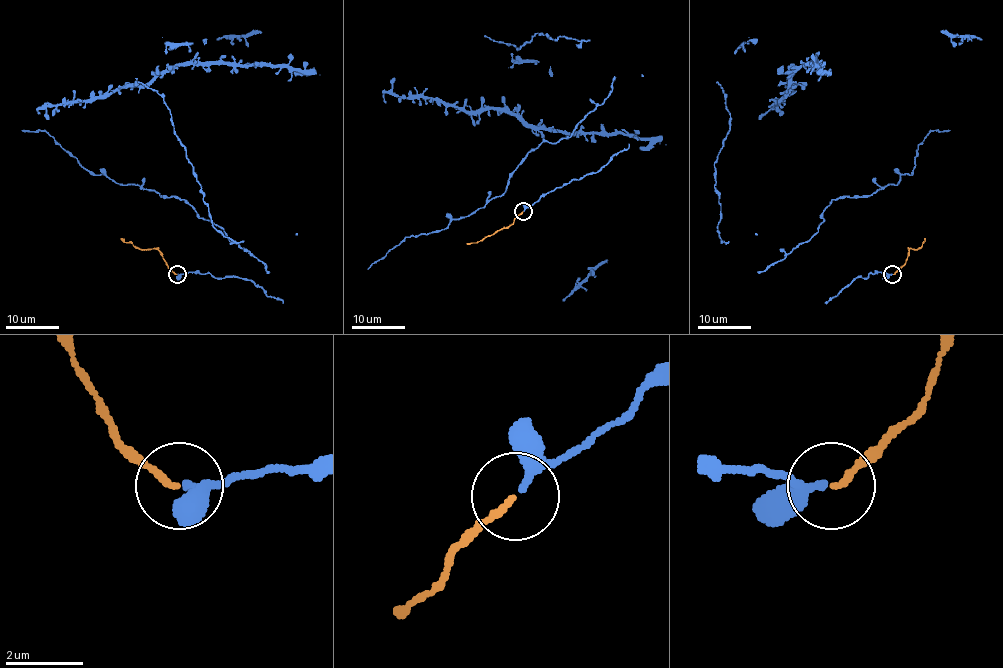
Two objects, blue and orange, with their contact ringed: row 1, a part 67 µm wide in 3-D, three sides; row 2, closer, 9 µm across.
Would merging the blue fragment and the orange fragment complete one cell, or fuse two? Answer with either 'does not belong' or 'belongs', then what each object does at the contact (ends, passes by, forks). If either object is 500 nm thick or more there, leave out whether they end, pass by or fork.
belongs; blue passes by; orange ends there

